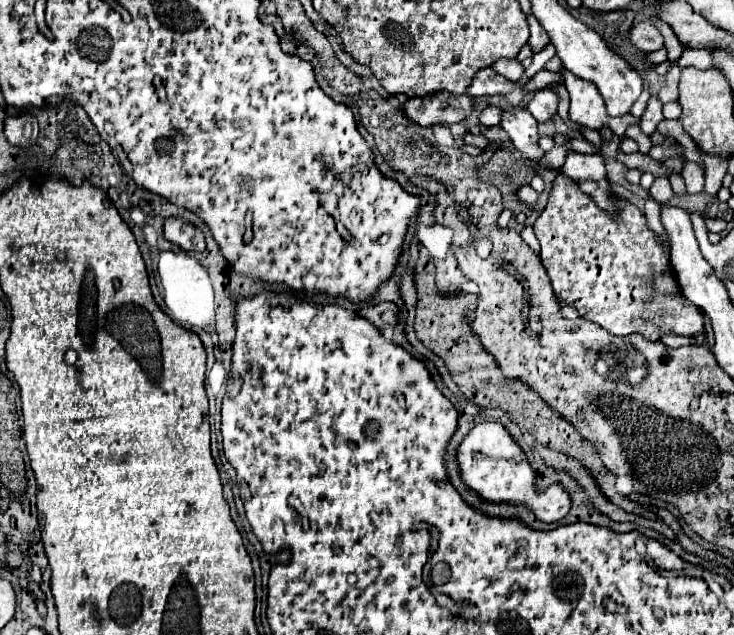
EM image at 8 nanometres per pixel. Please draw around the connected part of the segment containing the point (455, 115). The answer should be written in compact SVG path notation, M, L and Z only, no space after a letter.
M427 96L427 98L409 98L401 110L407 118L411 118L415 124L419 126L435 126L435 124L455 124L461 122L463 118L467 118L473 110L471 98L469 96L457 96L453 98L453 102L457 102L457 108L449 106L443 108L443 102L437 100L437 96Z

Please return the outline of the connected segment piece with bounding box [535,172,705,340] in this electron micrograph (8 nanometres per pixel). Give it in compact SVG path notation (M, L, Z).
M559 172L549 204L535 222L535 234L541 244L541 262L547 270L555 296L573 306L581 318L599 324L611 334L641 334L647 340L657 340L665 332L681 336L701 334L705 324L703 312L681 296L667 254L657 242L657 236L647 228L645 216L631 202L625 204L621 218L613 220L579 190L575 180Z

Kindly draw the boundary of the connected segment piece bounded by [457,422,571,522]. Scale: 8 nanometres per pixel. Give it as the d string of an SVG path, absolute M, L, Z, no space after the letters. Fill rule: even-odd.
M481 422L469 430L457 448L457 466L463 484L485 502L523 504L541 522L559 522L571 508L569 494L559 484L549 486L545 492L535 490L535 472L531 470L527 456L499 422Z

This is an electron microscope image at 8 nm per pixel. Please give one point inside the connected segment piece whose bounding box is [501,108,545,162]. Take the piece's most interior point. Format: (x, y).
(522, 128)

